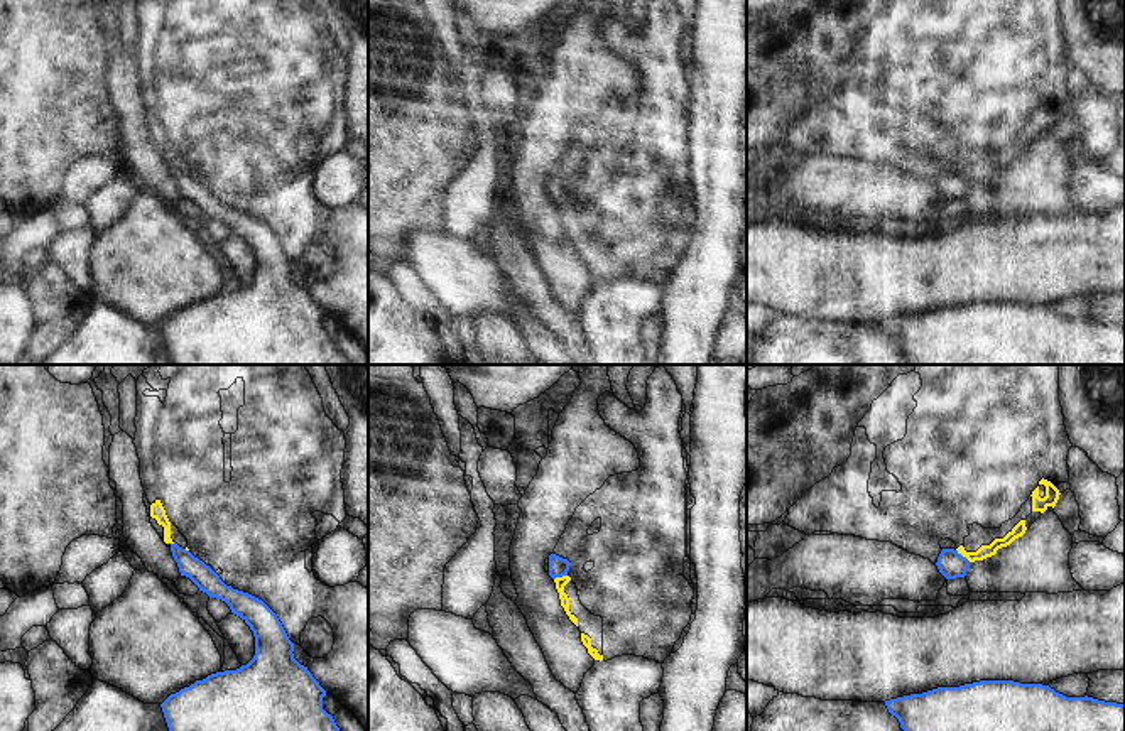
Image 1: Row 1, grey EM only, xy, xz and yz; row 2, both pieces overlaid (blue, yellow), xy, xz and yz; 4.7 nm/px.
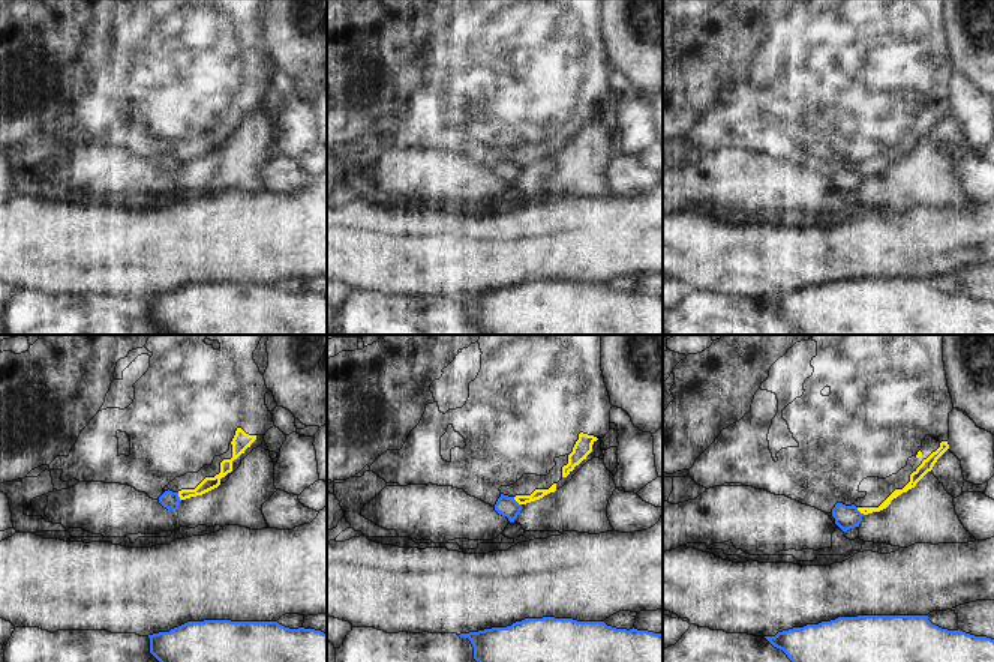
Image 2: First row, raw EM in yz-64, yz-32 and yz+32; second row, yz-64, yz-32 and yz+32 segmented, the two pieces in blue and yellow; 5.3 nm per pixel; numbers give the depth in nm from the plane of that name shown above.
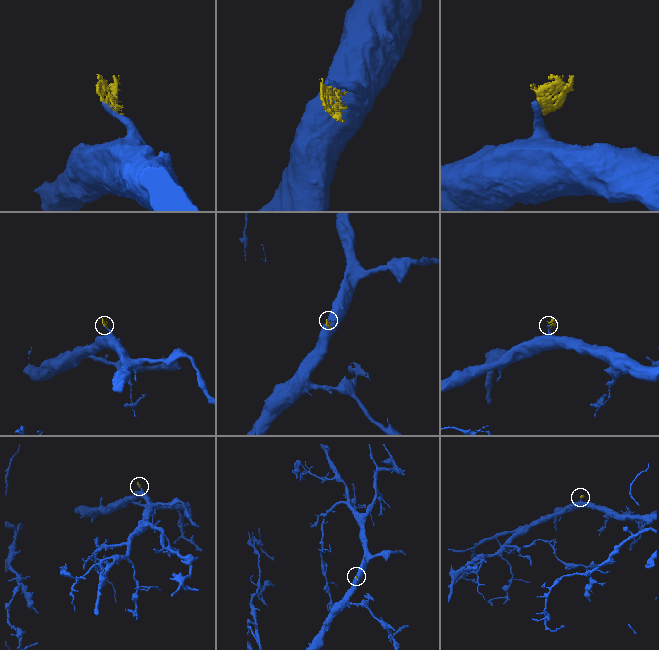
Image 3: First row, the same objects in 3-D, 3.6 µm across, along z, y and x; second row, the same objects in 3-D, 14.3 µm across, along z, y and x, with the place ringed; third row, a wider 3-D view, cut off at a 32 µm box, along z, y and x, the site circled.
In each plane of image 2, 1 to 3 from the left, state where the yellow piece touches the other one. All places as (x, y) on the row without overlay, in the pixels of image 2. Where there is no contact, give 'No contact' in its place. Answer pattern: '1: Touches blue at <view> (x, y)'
1: Touches blue at yz-64 (179, 161)
2: Touches blue at yz-32 (516, 165)
3: Touches blue at yz+32 (859, 176).

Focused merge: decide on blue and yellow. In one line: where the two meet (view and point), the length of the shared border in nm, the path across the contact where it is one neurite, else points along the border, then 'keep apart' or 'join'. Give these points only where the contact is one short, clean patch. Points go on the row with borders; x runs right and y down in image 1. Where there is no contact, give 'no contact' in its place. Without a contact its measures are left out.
contact yz (961, 556); length 90 nm; border yz (956, 549), (970, 561); keep apart

